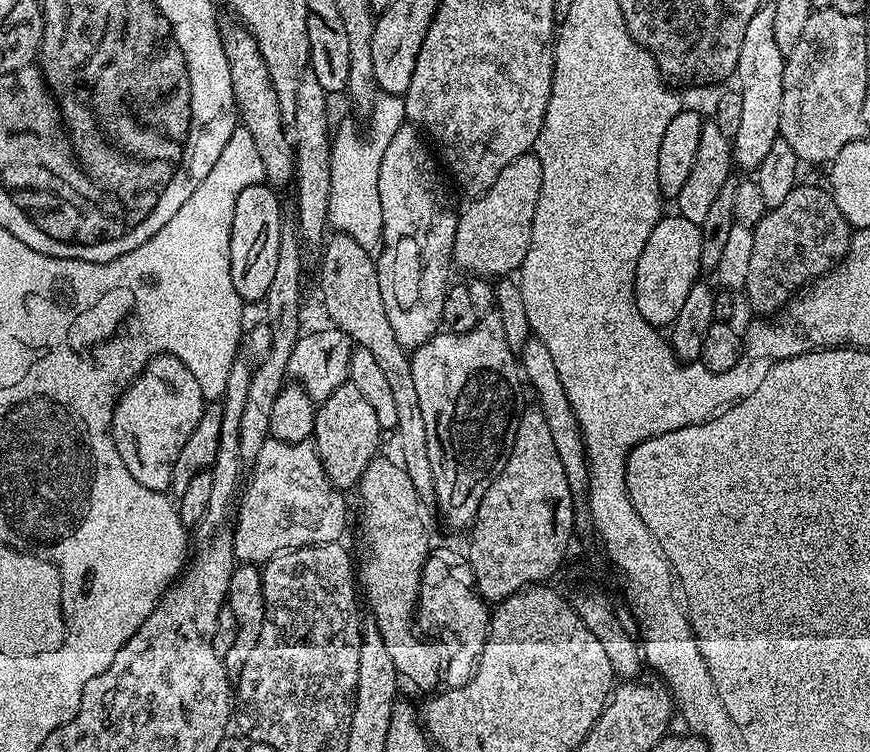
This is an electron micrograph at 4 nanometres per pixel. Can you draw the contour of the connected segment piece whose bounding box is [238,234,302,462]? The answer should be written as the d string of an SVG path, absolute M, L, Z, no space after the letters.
M281 235L278 250L278 270L274 274L274 282L270 282L270 290L266 297L268 317L266 323L272 332L270 350L263 353L260 365L252 368L250 390L246 393L246 407L242 409L242 422L238 426L238 450L245 462L258 458L264 443L271 437L270 414L273 413L274 400L286 385L290 354L297 340L302 335L300 328L300 256L302 248L295 235Z

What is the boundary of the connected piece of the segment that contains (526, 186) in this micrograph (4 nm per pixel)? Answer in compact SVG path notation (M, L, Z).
M535 151L522 154L498 174L489 188L479 193L457 215L452 258L455 267L465 268L476 278L504 278L515 273L530 250L534 206L542 186L542 162Z

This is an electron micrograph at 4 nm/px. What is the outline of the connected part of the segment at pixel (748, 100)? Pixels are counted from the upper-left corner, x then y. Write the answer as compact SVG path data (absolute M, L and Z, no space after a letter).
M761 3L760 9L750 18L746 25L746 34L742 34L742 54L738 54L738 66L735 75L740 76L738 89L742 94L742 119L739 120L739 129L736 136L731 137L732 158L737 169L759 168L762 158L770 154L770 146L780 135L780 115L782 114L782 78L784 77L784 62L786 53L778 50L778 41L774 38L774 8L775 3Z

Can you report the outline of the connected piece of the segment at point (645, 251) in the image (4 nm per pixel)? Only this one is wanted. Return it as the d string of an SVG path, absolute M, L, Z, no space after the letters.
M679 214L671 215L661 215L654 230L650 230L650 238L646 238L646 246L642 246L638 270L634 274L634 298L638 314L642 314L646 322L657 326L674 324L691 288L702 276L700 225L682 218Z

